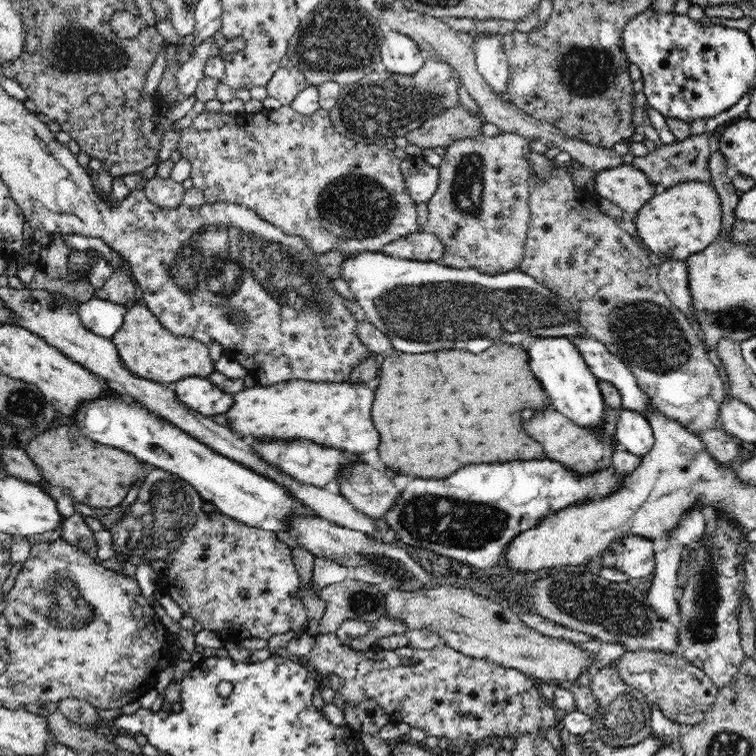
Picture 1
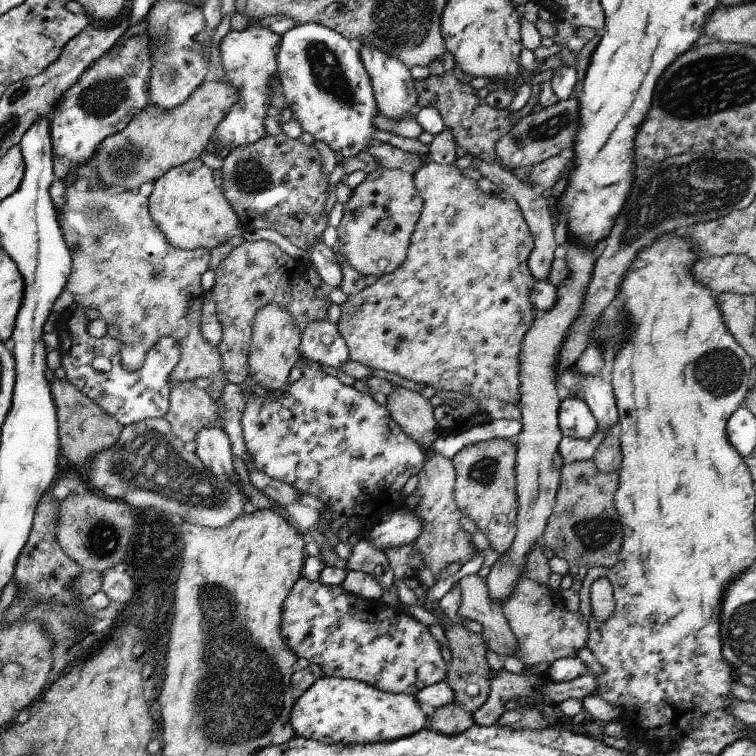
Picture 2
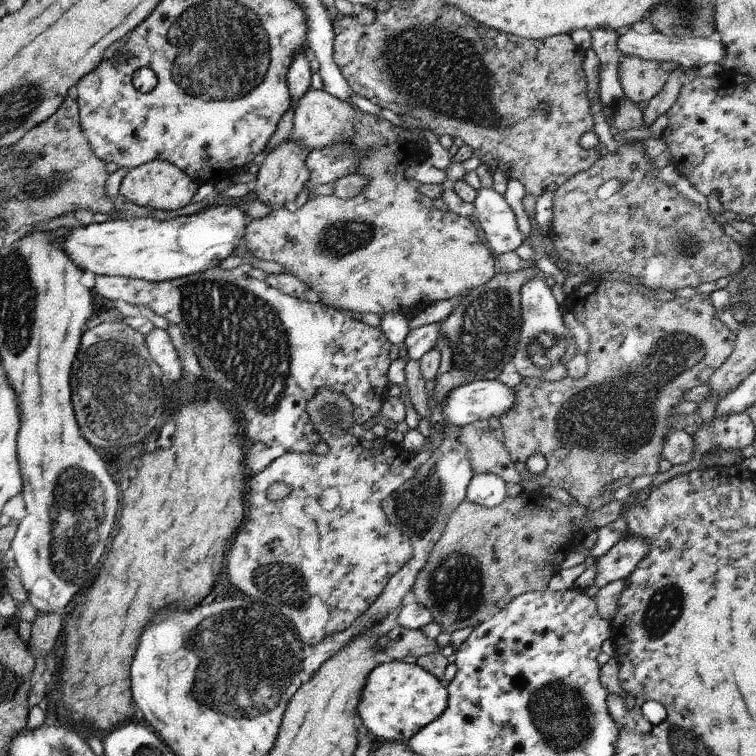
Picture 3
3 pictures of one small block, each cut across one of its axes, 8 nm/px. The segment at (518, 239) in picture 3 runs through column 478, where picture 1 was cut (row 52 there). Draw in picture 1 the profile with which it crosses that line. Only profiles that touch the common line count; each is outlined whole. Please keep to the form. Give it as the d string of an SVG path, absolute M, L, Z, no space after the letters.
M222 31L216 32L190 51L190 59L178 70L176 74L179 86L180 98L186 98L193 94L197 84L205 77L206 64L214 59L214 56L222 58L222 48L227 40Z

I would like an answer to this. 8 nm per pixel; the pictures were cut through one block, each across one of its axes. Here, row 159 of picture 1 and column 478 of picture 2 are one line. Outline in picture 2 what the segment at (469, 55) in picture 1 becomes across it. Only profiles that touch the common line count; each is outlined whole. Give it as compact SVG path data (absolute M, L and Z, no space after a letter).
M480 573L459 580L461 603L457 614L482 626L486 645L501 658L516 657L518 640L509 627L501 603L492 602L487 580Z

